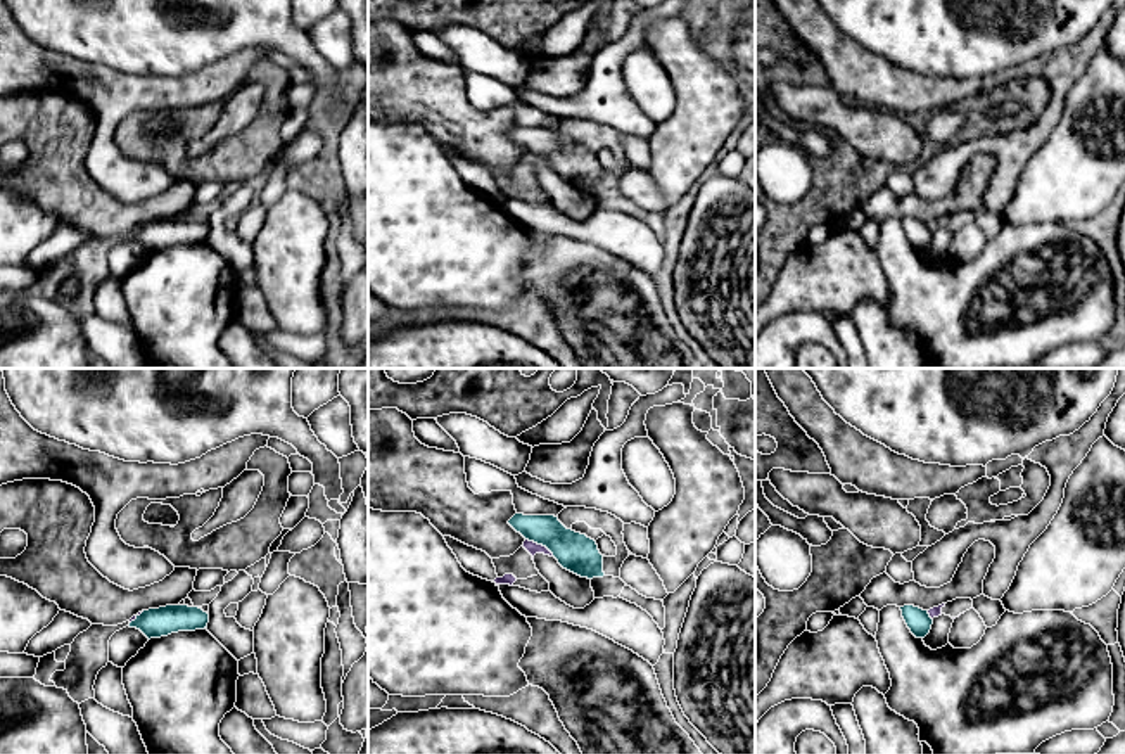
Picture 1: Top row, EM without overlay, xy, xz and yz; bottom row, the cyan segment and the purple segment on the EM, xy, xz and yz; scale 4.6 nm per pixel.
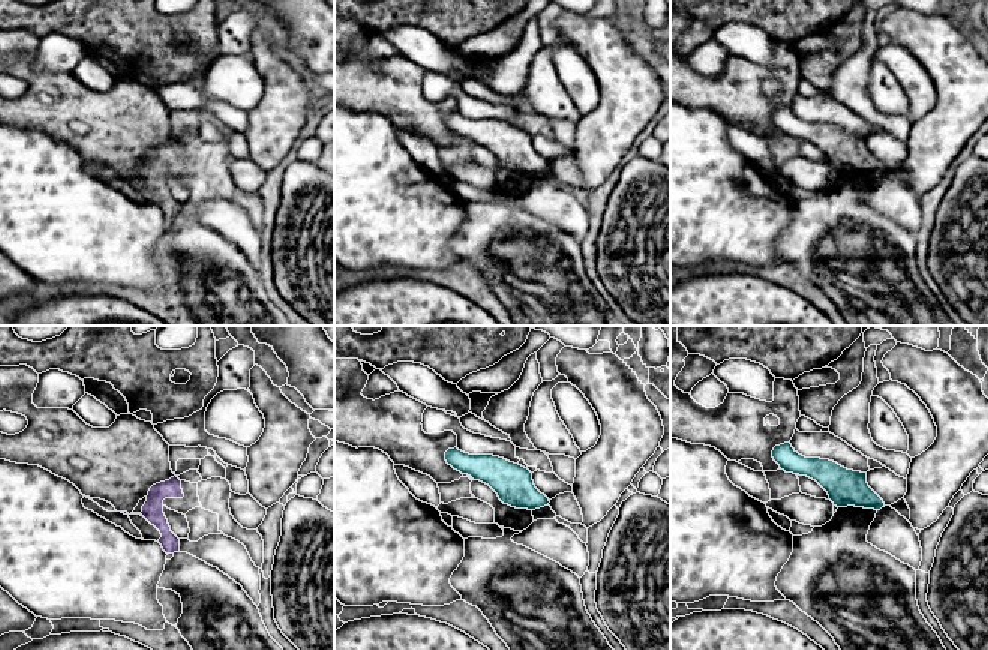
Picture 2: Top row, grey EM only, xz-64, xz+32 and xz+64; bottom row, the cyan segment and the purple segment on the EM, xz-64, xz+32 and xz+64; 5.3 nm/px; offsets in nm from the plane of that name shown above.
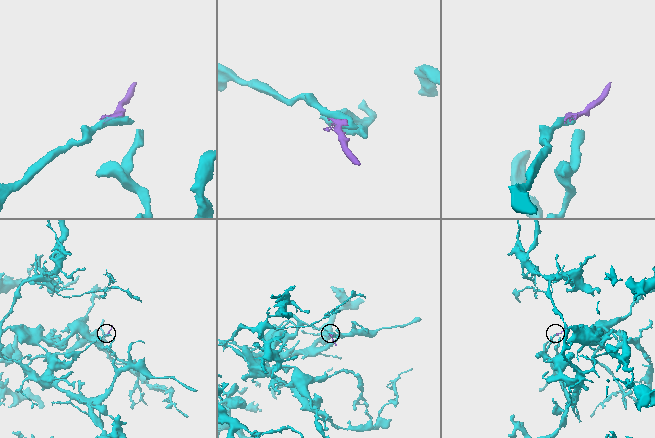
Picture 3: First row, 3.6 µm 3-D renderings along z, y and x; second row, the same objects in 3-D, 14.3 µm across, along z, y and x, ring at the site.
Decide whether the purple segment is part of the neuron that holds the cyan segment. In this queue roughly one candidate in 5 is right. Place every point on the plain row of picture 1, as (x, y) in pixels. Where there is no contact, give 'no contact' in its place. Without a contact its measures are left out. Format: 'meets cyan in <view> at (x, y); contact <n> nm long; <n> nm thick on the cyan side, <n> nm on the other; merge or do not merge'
meets cyan in xz at (540, 156); contact 160 nm long; 180 nm thick on the cyan side, 60 nm on the other; do not merge

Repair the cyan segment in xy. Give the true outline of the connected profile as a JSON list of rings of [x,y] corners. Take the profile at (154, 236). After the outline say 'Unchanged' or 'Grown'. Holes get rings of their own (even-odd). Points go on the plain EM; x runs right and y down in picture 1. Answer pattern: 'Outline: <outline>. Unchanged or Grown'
Outline: [[[166,218],[143,223],[128,239],[140,242],[149,252],[168,249],[178,244],[195,244],[207,240],[209,227],[199,220]]]. Unchanged

